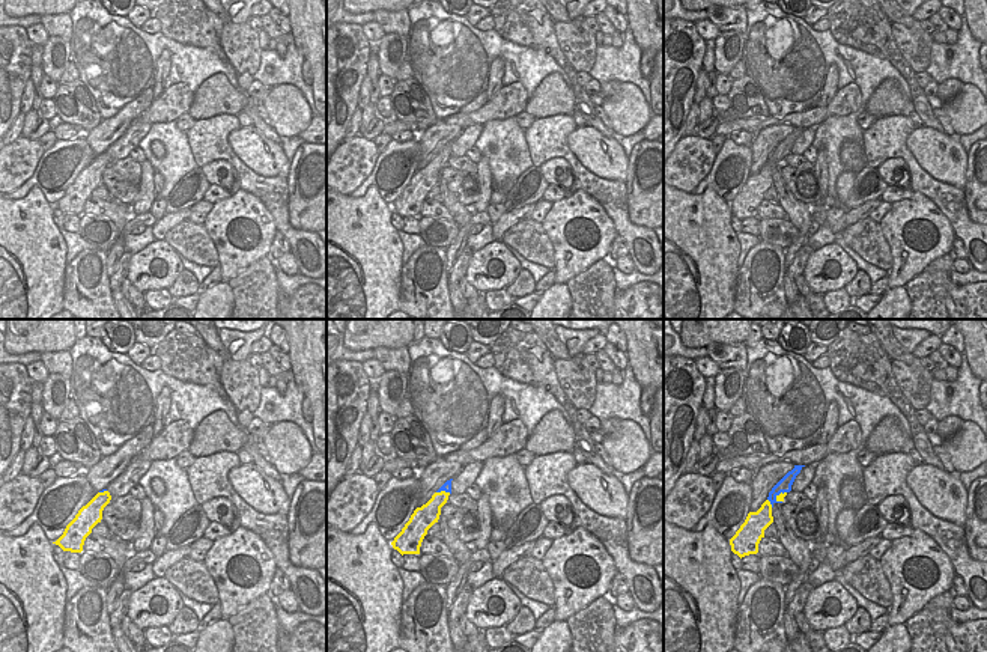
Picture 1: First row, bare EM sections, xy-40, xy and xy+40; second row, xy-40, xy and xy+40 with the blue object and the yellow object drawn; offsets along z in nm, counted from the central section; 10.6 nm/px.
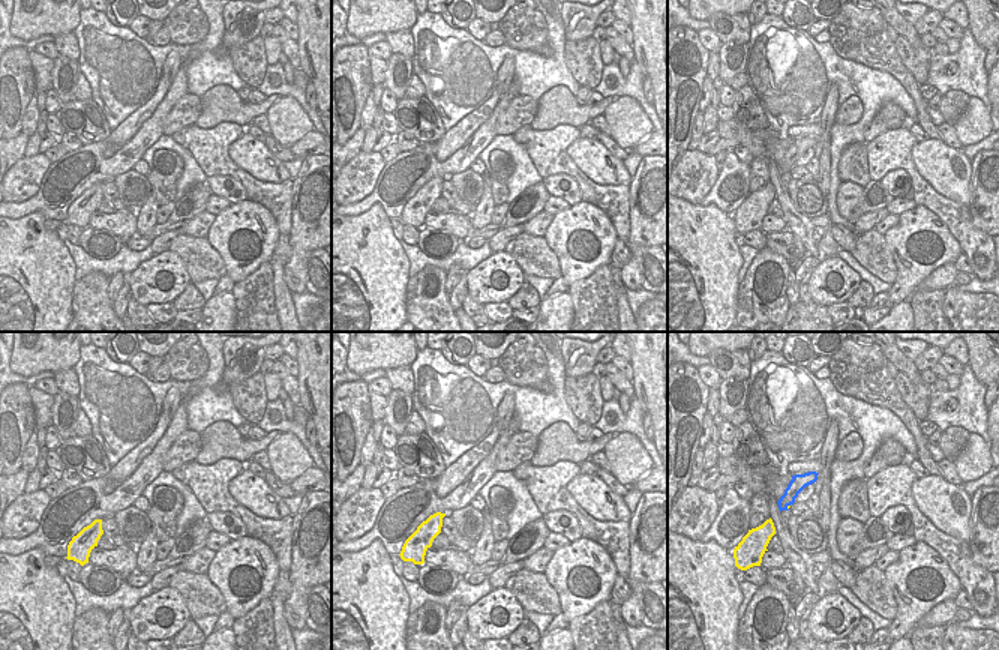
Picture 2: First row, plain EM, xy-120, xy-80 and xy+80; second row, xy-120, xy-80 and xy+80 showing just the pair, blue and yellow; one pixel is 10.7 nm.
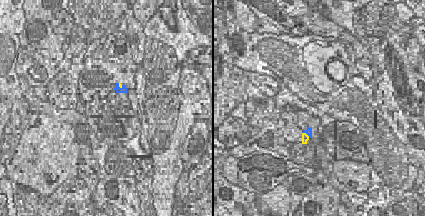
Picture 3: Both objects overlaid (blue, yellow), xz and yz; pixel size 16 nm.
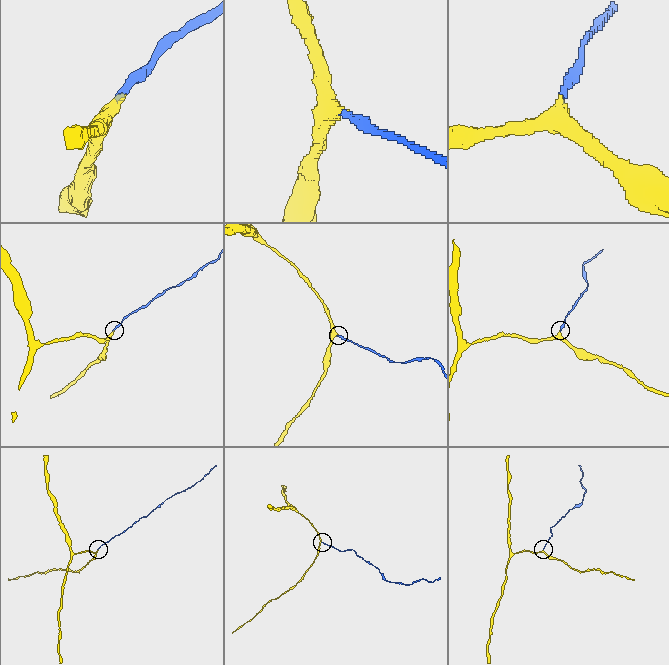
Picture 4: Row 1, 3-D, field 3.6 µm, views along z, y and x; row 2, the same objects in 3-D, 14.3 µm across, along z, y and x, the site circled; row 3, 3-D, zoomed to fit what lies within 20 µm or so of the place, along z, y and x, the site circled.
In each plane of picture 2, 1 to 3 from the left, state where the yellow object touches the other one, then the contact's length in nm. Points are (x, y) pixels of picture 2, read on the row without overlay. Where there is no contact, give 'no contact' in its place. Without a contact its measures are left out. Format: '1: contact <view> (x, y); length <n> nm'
1: no contact
2: no contact
3: contact xy+80 (786, 171); length 70 nm

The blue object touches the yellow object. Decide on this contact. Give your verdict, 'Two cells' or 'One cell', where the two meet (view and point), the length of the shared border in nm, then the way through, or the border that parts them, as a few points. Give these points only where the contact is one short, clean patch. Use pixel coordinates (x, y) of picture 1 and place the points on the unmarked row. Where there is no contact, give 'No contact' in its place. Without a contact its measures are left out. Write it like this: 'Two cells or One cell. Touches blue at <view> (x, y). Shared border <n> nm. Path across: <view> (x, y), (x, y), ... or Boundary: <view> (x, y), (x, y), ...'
One cell. Touches blue at xy+40 (771, 166). Shared border 110 nm. Path across: xy+40 (784, 148), (771, 166), (757, 184).

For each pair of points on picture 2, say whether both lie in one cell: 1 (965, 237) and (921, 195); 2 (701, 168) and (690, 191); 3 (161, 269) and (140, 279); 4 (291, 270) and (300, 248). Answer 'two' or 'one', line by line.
1: one
2: one
3: one
4: one

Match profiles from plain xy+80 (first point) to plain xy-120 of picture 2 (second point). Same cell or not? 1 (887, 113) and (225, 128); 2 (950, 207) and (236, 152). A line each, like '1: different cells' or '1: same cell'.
1: different cells
2: different cells

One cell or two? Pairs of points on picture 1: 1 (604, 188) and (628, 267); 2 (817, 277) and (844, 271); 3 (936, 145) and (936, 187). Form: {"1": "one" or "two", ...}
{"1": "two", "2": "one", "3": "two"}

